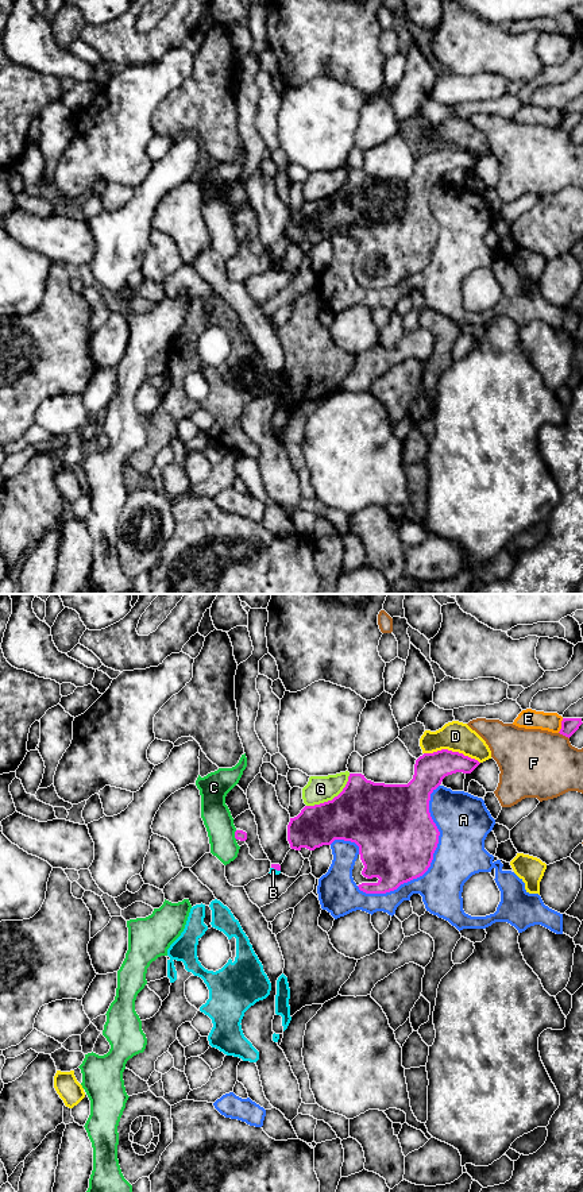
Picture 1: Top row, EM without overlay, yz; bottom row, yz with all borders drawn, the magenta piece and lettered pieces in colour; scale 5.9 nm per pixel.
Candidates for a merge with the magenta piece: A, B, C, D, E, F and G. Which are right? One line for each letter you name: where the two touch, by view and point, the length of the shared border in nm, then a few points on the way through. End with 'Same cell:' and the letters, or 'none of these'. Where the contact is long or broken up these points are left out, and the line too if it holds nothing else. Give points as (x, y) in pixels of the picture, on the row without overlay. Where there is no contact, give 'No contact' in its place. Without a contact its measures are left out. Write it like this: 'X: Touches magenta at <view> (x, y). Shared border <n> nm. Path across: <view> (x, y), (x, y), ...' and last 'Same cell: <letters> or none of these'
Same cell: none of these

